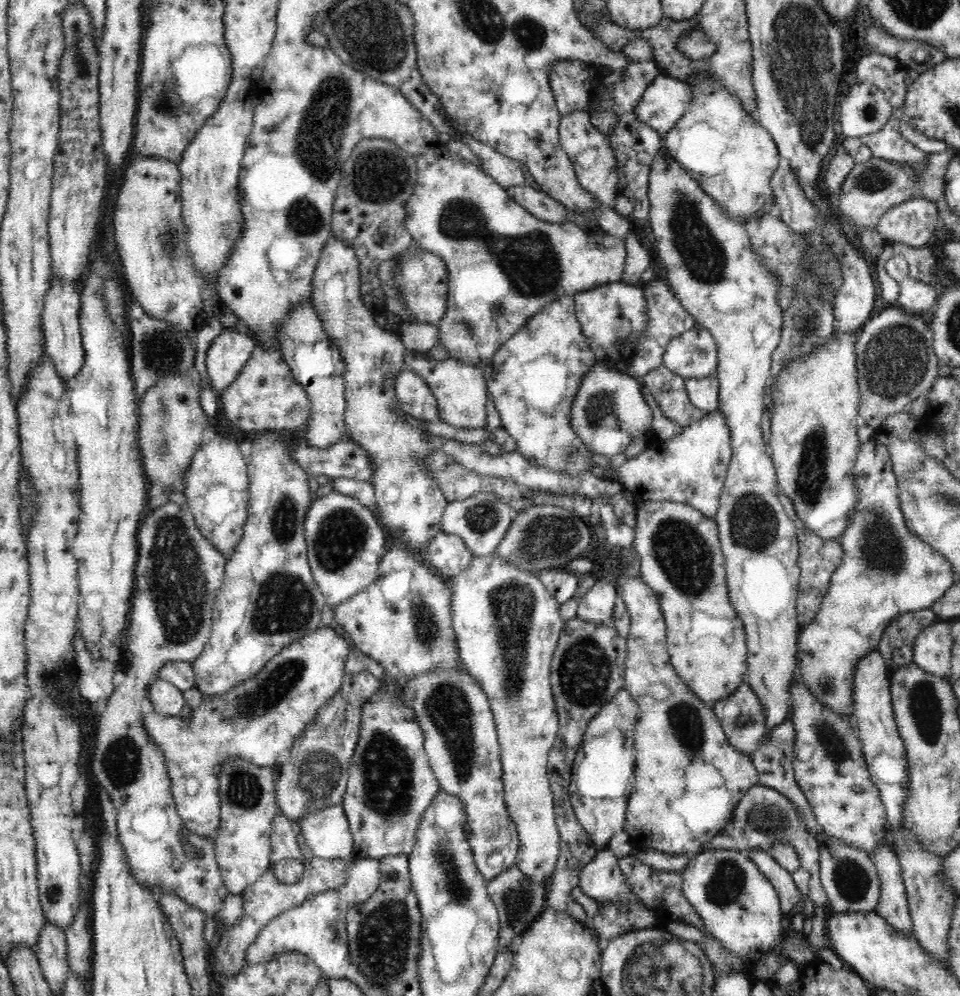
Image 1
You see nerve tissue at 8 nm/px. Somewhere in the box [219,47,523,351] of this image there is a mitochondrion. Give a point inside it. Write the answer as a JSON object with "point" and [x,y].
{"point":[320,134]}

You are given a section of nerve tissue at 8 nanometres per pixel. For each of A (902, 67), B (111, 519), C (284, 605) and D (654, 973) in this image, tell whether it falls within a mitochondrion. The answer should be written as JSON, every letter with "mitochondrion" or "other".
{"A":"other","B":"other","C":"mitochondrion","D":"mitochondrion"}

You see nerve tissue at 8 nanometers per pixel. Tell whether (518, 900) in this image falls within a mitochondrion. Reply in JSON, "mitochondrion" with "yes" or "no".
{"mitochondrion":"yes"}

